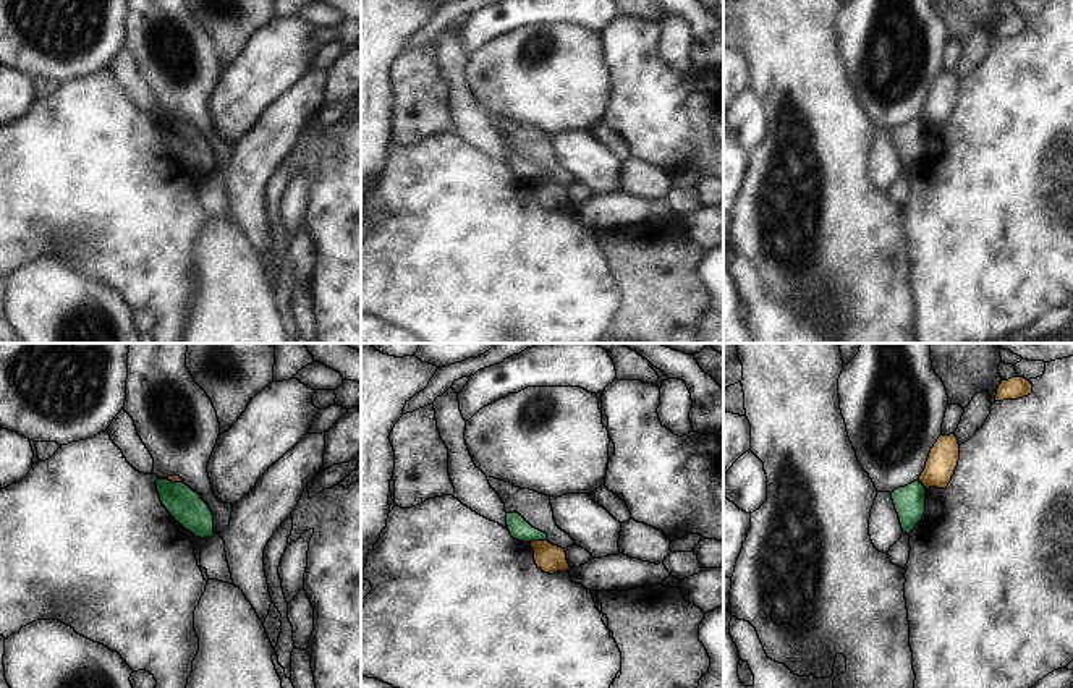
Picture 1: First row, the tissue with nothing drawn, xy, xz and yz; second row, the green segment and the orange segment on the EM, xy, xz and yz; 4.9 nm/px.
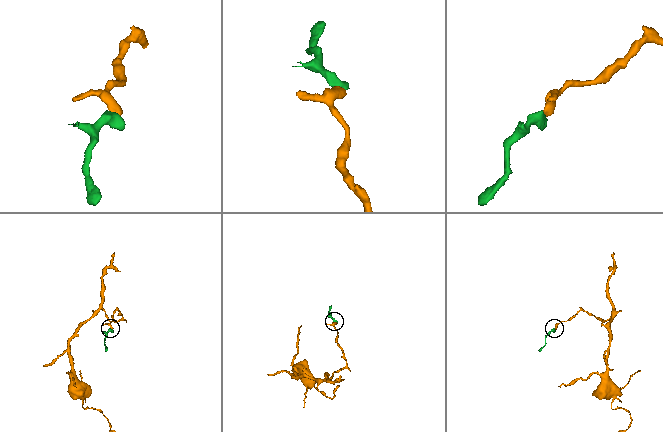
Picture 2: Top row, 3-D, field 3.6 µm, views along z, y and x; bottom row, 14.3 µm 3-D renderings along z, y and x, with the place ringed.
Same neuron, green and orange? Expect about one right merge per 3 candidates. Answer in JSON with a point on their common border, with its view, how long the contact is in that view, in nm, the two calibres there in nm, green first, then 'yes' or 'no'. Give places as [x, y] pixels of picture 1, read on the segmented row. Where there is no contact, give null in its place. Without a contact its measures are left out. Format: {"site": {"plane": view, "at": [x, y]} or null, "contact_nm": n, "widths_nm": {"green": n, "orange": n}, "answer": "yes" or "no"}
{"site": {"plane": "xz", "at": [538, 539]}, "contact_nm": 80, "widths_nm": {"green": 100, "orange": 140}, "answer": "no"}

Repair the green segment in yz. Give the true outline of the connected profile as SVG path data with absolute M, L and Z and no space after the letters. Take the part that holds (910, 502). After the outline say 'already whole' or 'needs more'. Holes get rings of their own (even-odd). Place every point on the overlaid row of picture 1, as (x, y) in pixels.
M914 481L892 492L892 500L903 533L910 534L921 523L926 512L926 487Z; already whole

